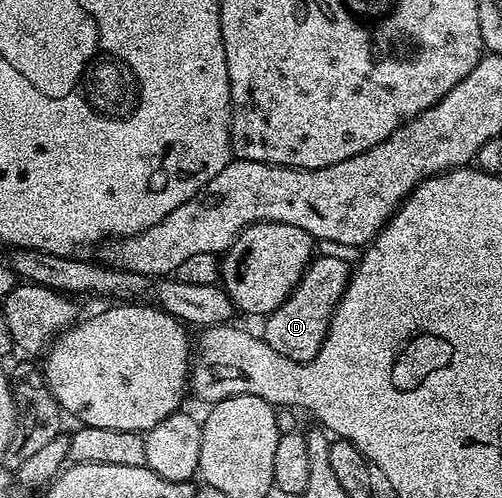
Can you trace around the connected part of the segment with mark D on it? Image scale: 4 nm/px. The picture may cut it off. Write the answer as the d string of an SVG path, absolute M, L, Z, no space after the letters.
M317 255L294 286L288 300L263 321L262 339L270 346L270 350L278 350L278 354L288 356L299 364L315 358L322 350L334 310L353 274L350 265L341 259Z

